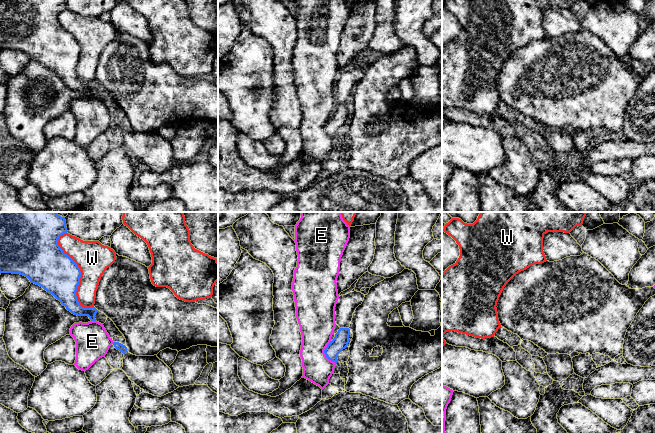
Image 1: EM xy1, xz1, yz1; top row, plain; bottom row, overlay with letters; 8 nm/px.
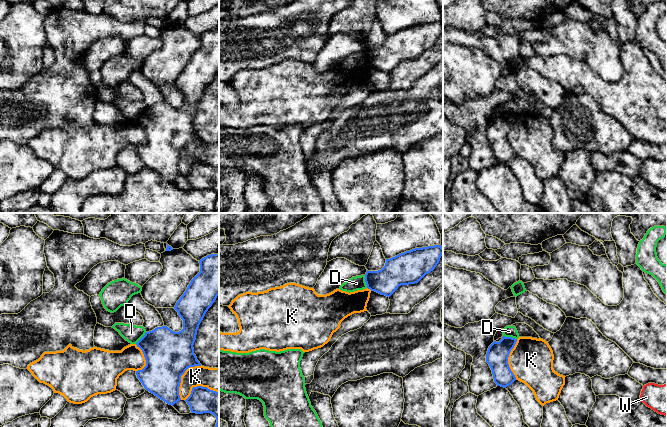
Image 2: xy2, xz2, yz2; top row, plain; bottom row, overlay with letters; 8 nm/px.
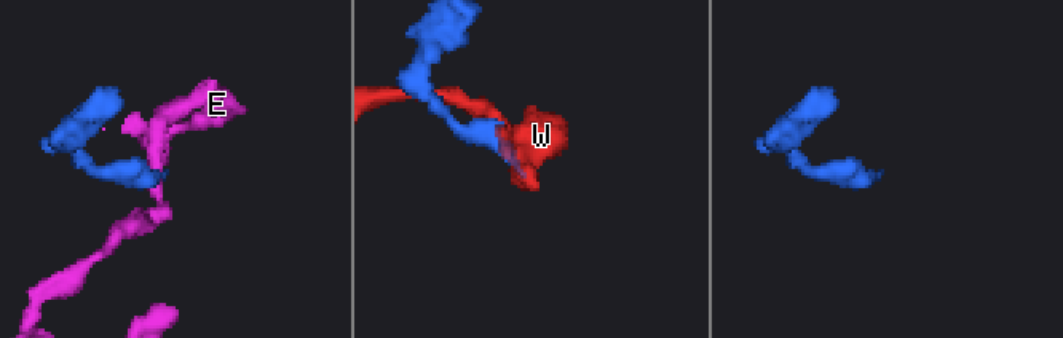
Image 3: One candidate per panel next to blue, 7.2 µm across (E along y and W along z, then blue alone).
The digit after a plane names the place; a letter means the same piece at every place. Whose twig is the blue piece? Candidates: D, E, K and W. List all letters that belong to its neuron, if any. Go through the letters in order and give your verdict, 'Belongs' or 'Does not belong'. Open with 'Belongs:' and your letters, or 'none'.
Belongs: none
D: Does not belong
E: Does not belong
K: Does not belong
W: Does not belong

